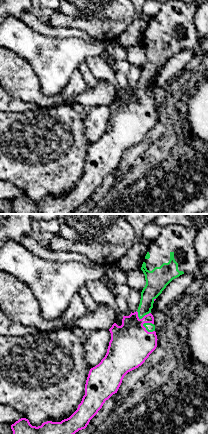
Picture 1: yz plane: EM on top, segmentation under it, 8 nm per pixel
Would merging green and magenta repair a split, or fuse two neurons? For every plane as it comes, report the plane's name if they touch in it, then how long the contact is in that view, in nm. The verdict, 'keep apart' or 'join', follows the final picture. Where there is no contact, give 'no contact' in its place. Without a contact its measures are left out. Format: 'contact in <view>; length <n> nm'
contact in yz; length 120 nm

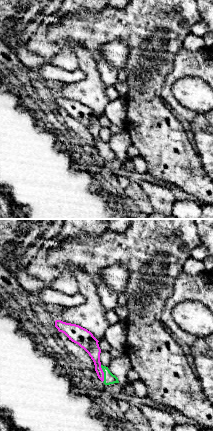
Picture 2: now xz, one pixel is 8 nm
contact in xz; length 140 nm

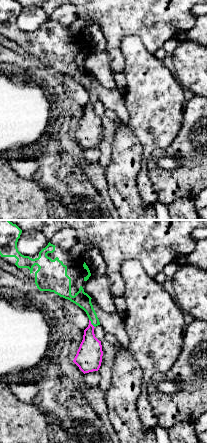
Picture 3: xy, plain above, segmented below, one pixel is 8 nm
contact in xy; length 80 nm

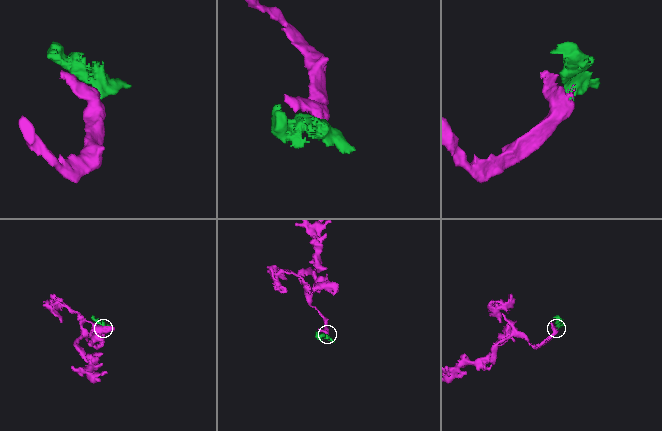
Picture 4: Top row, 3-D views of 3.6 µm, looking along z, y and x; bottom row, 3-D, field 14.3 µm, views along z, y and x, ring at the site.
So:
join

